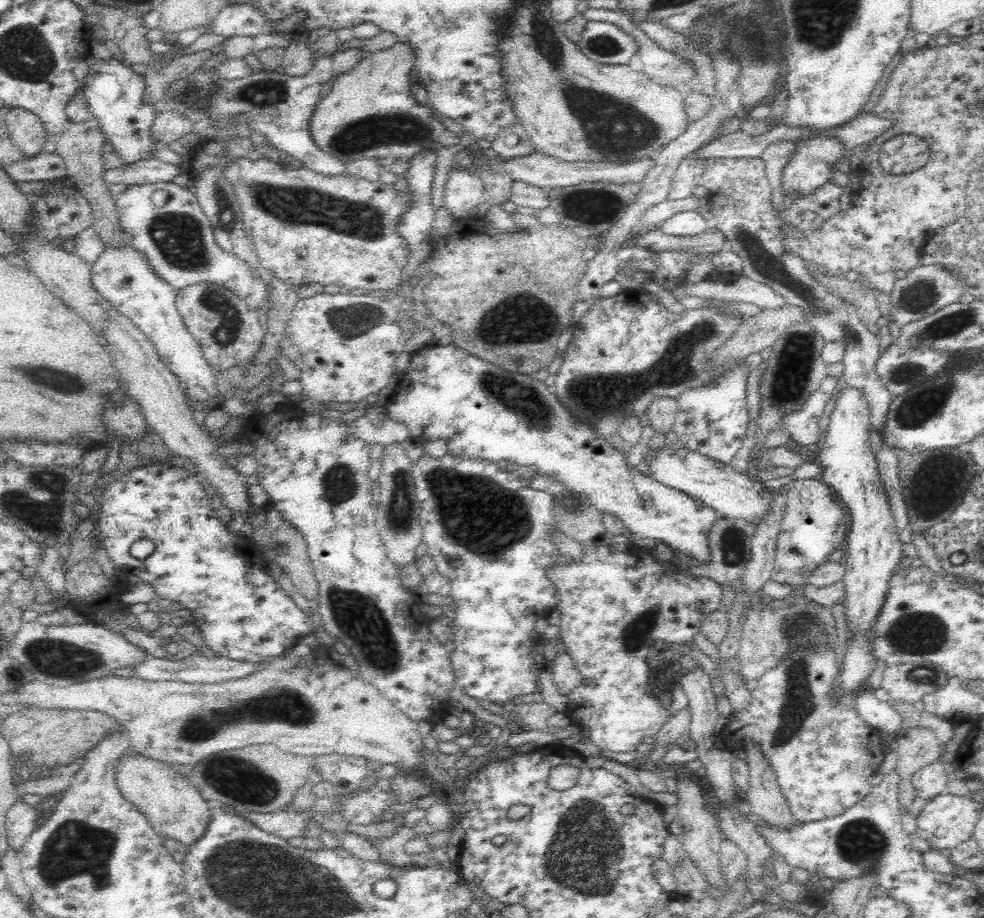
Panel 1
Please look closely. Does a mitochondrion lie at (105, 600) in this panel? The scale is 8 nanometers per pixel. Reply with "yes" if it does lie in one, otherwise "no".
no

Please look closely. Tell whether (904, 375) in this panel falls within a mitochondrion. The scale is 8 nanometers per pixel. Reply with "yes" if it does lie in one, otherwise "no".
yes

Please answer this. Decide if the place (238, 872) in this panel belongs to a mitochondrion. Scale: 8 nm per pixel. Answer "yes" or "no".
yes

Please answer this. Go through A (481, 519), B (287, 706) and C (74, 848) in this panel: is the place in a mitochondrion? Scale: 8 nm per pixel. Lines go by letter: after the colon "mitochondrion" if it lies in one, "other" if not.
A: mitochondrion
B: mitochondrion
C: mitochondrion

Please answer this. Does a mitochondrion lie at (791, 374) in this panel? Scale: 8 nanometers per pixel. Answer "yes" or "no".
yes

